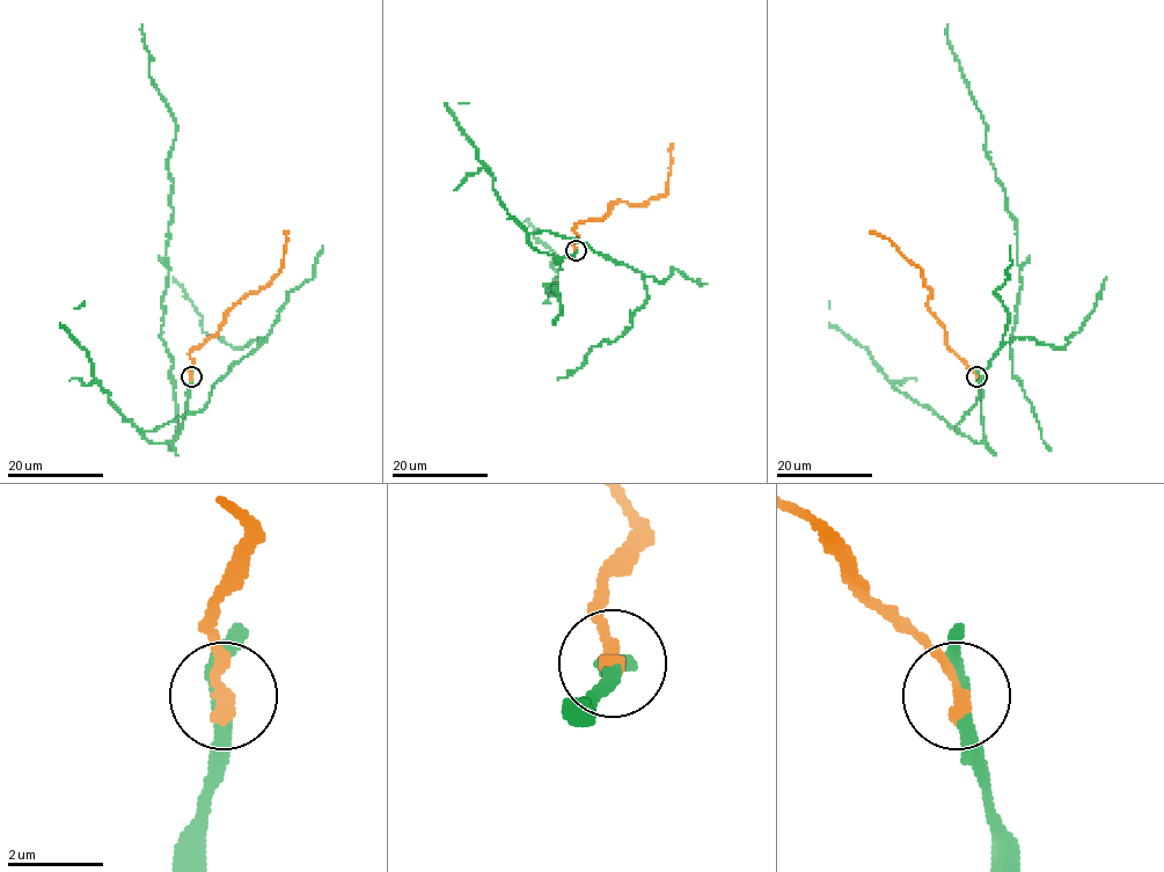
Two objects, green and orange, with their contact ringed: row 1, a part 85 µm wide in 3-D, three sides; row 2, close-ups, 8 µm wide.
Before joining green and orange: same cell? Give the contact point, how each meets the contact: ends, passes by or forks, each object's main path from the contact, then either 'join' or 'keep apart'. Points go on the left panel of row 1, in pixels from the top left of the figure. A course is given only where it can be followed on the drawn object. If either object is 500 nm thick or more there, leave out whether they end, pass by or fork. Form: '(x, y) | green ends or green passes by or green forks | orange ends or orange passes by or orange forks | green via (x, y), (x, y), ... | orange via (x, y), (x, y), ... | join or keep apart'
(191, 376) | green passes by | orange ends | green via (190, 378), (182, 429), (151, 444), (145, 431), (202, 410), (263, 337), (234, 349), (207, 335), (174, 277) | orange via (190, 378), (190, 352), (217, 332), (224, 316), (235, 305), (249, 293), (261, 291), (282, 269), (287, 231) | keep apart

